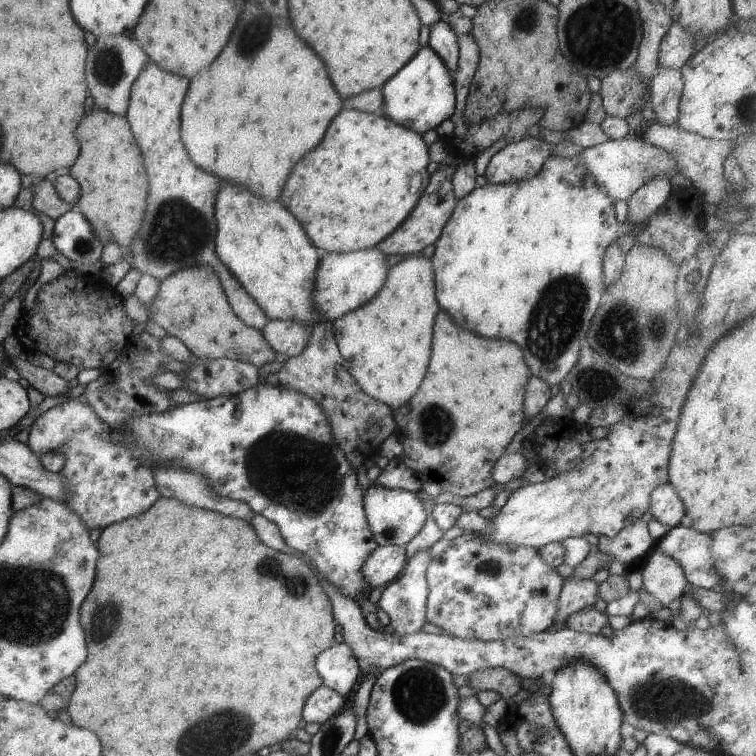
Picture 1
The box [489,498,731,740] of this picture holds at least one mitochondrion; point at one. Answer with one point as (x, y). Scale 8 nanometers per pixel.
(669, 699)

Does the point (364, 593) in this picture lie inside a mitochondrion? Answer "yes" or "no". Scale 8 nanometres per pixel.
no

